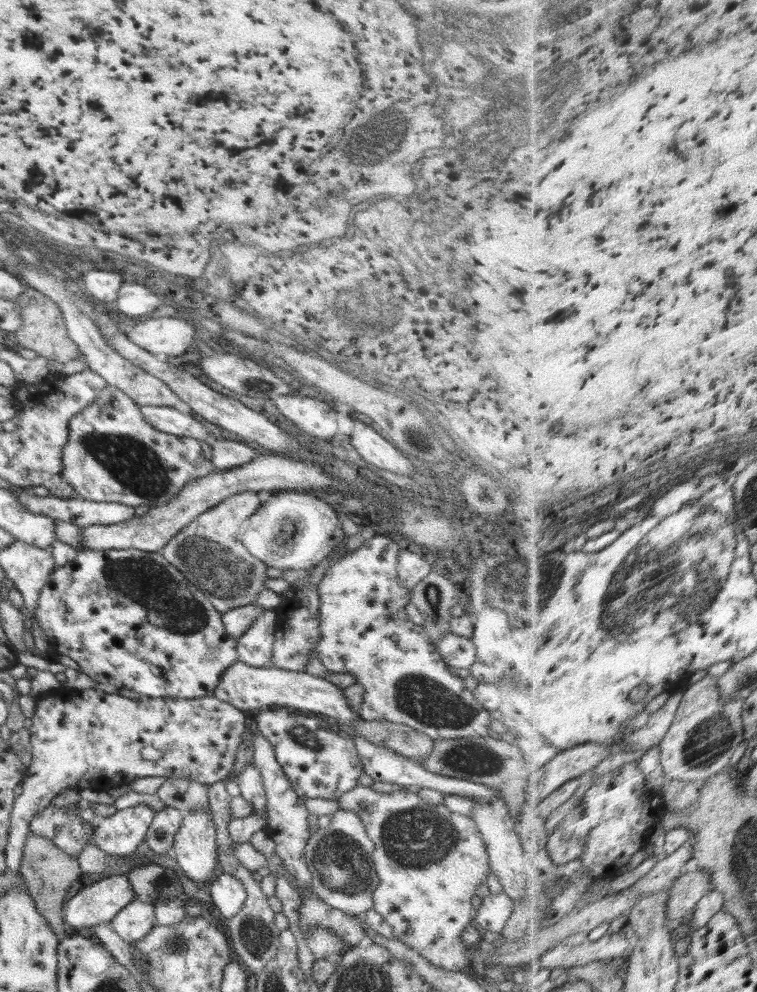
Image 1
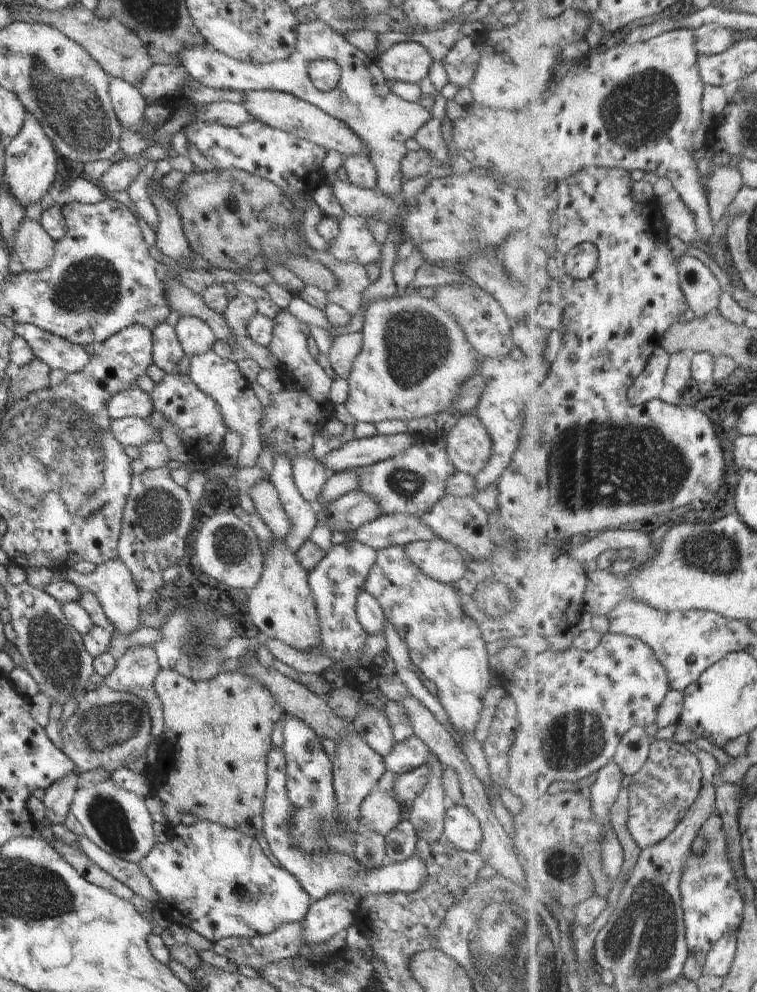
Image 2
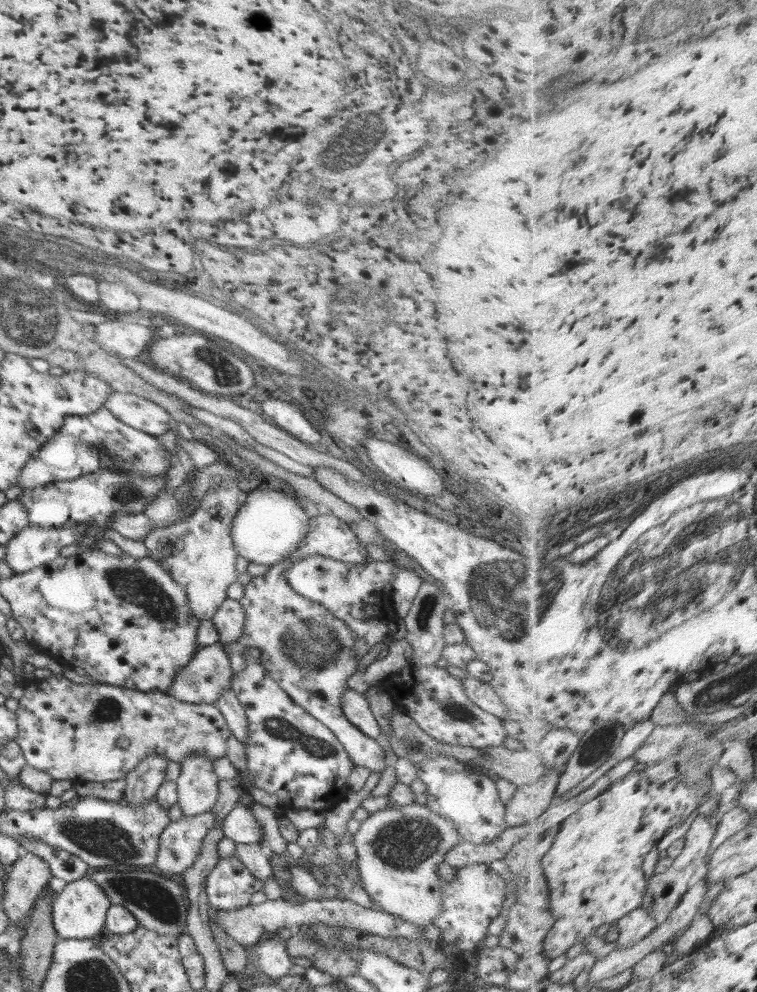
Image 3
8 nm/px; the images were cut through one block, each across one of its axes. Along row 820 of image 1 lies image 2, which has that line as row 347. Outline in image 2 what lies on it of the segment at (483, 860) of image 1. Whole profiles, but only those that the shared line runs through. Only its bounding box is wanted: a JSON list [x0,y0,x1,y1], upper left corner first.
[345,294,479,423]

